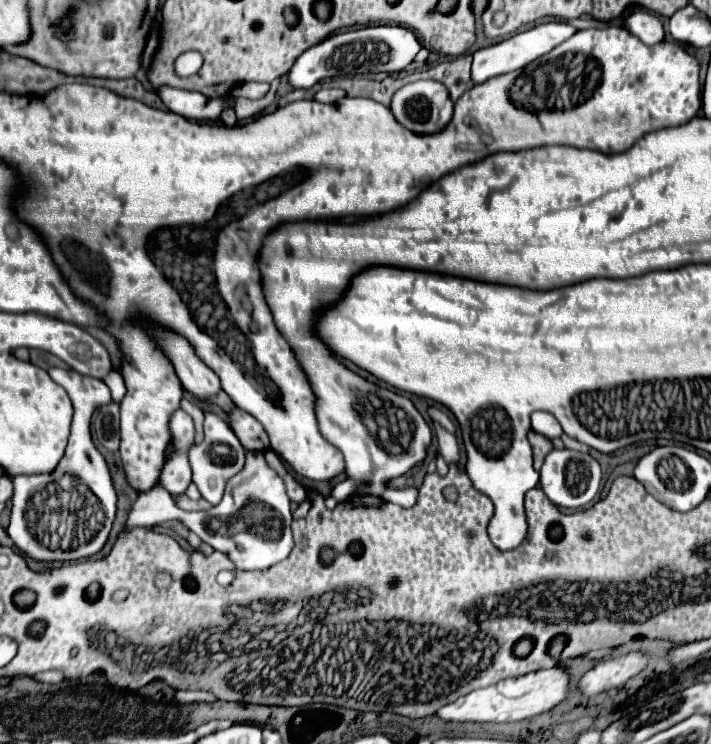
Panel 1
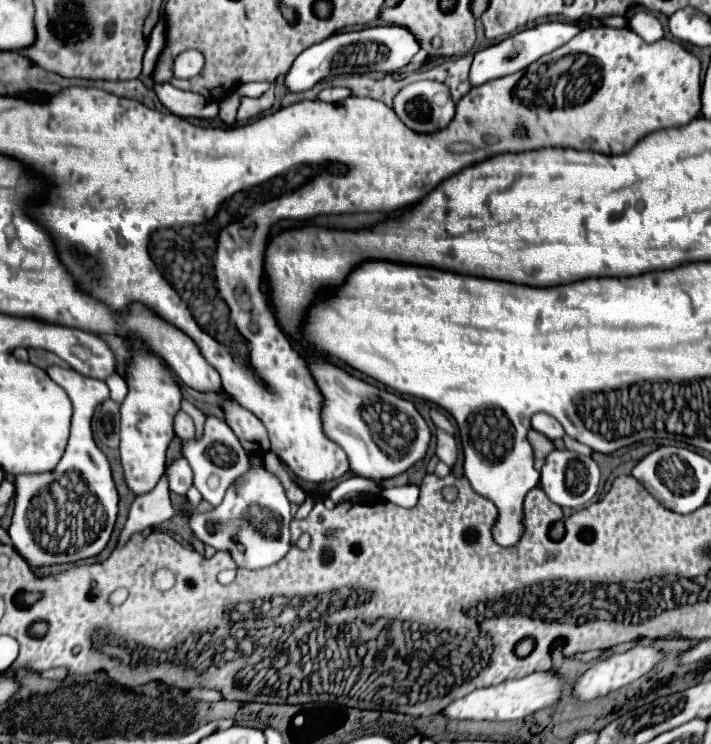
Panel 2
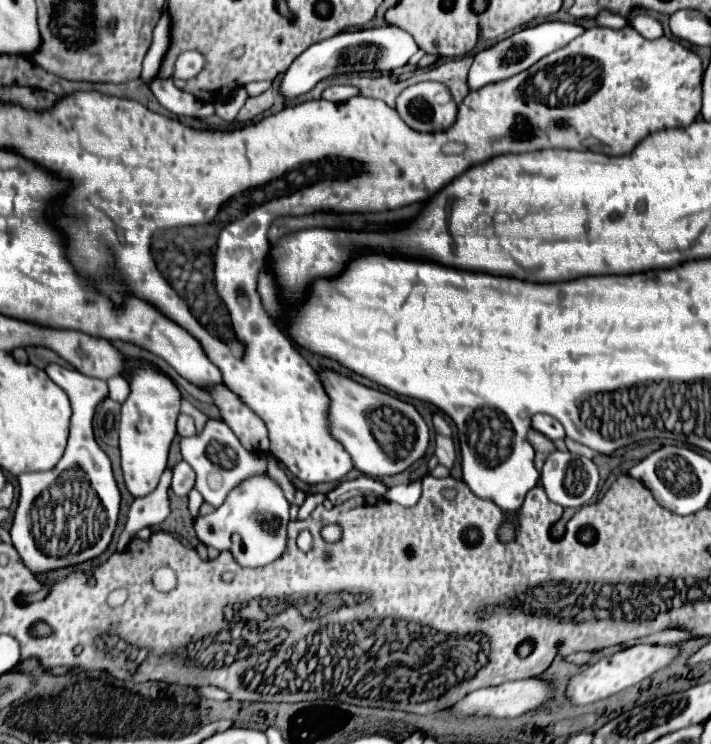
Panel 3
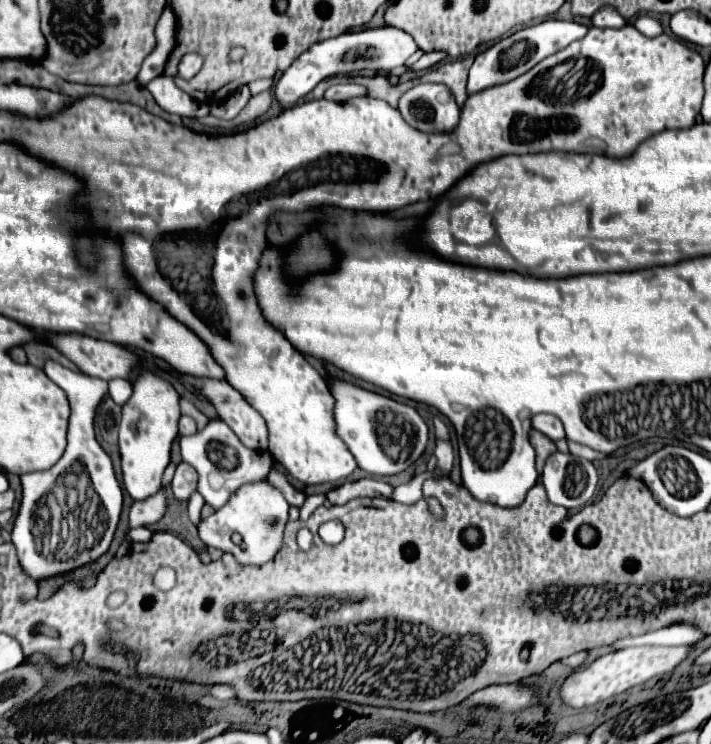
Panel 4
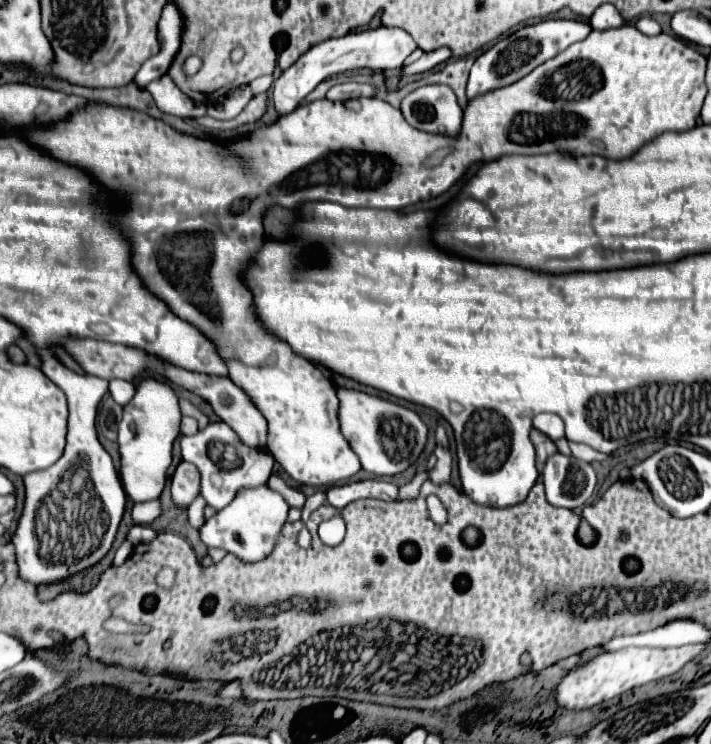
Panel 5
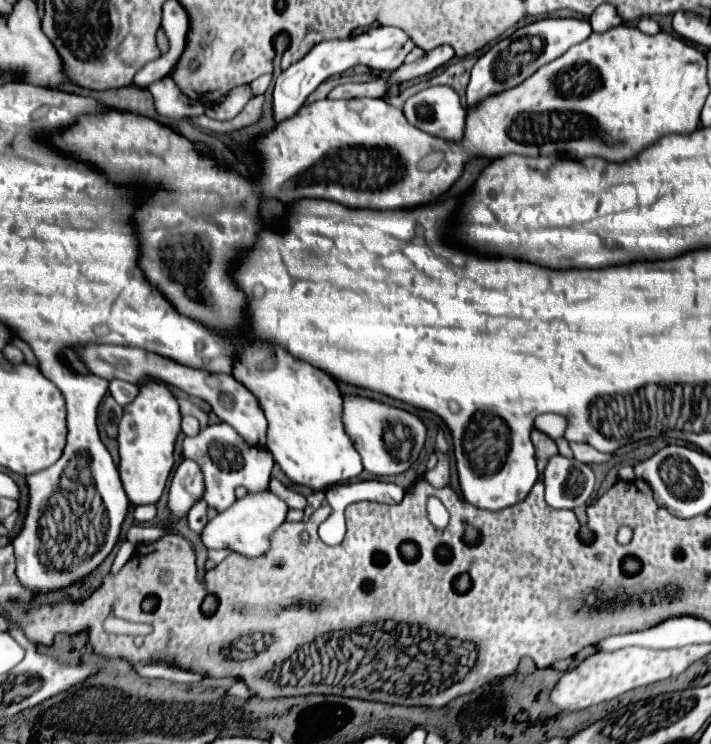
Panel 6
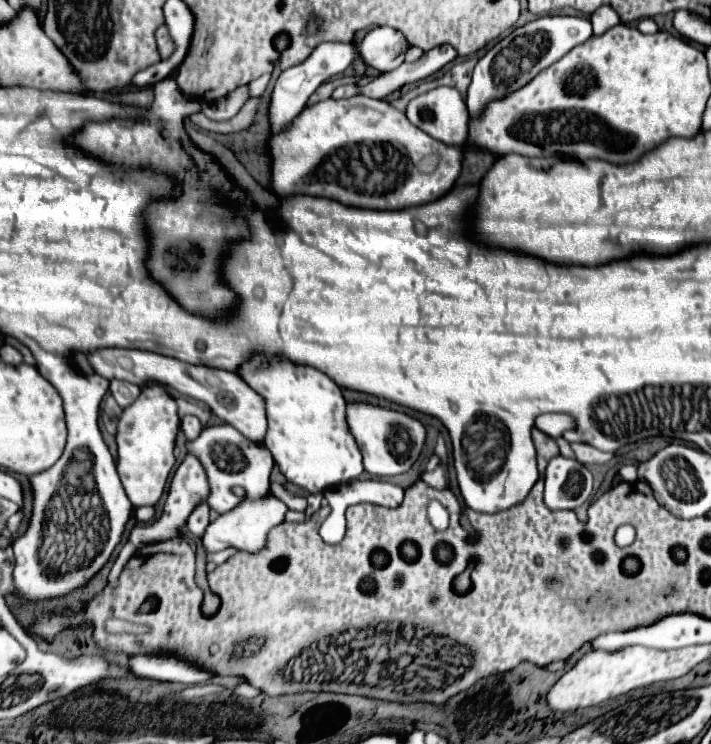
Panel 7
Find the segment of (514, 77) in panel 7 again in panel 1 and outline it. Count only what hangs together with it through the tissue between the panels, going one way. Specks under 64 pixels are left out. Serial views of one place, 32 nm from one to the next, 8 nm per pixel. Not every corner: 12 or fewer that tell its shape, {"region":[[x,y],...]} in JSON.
{"region":[[546,22],[474,52],[472,82],[520,70],[576,34]]}

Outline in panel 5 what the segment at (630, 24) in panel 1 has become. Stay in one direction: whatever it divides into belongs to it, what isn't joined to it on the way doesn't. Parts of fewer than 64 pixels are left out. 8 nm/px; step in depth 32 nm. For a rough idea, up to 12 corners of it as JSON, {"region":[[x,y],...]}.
{"region":[[650,16],[636,22],[642,34],[660,34],[660,24]]}

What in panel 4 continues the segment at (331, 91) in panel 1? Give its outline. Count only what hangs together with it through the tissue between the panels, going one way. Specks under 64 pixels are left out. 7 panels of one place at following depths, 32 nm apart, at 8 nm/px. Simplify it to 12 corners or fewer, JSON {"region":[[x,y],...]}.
{"region":[[350,84],[328,88],[324,98],[344,102],[368,96],[368,88]]}

